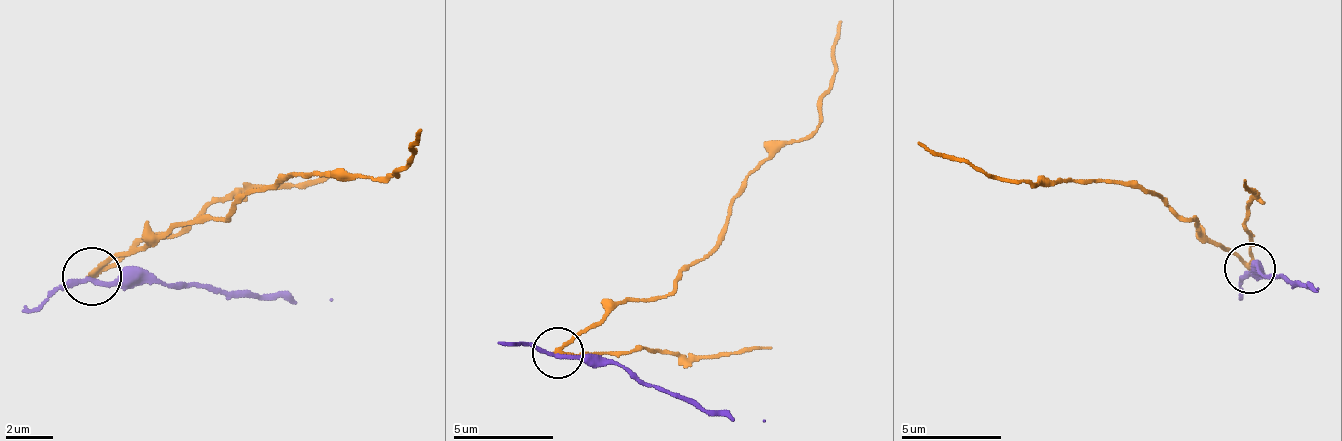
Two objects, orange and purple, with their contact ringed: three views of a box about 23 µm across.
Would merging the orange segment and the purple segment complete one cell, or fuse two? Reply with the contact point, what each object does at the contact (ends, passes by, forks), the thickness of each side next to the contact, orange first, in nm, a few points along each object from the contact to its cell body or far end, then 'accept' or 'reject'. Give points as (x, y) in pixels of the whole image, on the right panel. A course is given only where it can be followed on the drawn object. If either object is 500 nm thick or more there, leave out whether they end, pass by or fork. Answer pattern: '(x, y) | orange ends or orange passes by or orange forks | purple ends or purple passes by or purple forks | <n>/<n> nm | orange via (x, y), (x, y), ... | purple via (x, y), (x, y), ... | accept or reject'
(1250, 268) | orange passes by | purple passes by | 190/200 nm | orange via (1248, 267), (1198, 227), (1198, 222), (1138, 187), (1022, 182), (936, 156), (916, 141) | purple via (1253, 267), (1258, 272), (1319, 287) | reject

